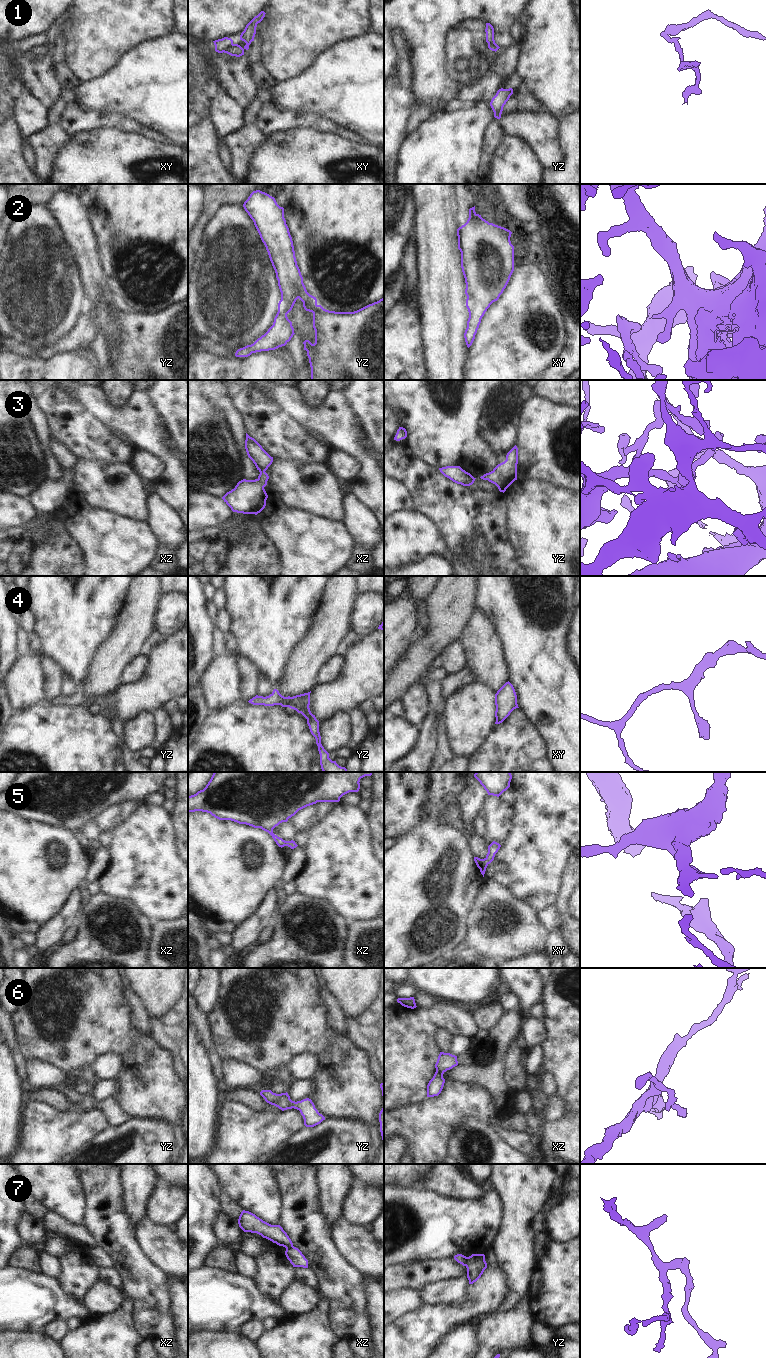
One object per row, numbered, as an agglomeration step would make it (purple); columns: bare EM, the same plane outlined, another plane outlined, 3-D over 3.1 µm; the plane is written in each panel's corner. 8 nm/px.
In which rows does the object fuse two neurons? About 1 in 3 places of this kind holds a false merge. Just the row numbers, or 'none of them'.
7

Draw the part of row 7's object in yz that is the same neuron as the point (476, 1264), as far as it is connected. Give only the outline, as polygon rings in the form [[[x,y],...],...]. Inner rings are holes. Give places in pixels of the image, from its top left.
[[[472,1254],[471,1256],[469,1256],[466,1268],[467,1268],[467,1278],[469,1280],[469,1284],[473,1284],[481,1277],[484,1270],[487,1268],[485,1255]]]

